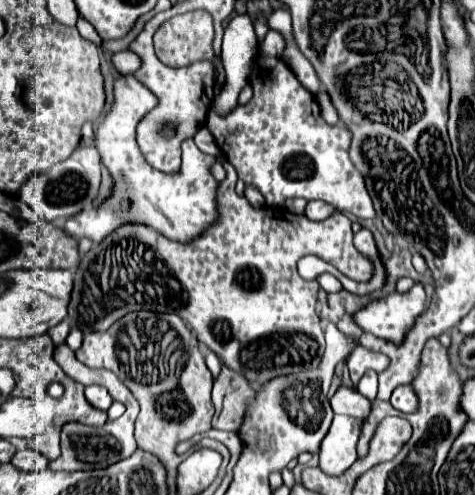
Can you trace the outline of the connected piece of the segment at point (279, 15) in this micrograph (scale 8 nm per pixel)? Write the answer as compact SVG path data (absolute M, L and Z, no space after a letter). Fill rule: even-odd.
M276 9L272 15L270 15L270 19L268 19L268 27L270 29L276 29L276 31L280 31L280 33L284 33L284 35L290 35L292 33L292 21L290 21L290 13L286 11L286 9Z

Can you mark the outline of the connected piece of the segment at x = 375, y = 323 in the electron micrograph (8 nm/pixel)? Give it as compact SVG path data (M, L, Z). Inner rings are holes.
M416 283L408 293L394 293L380 301L372 301L354 315L362 331L380 335L382 339L398 345L404 341L416 319L422 315L426 291Z

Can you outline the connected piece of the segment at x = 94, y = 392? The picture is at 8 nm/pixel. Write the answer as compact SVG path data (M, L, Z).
M88 385L86 387L86 399L90 401L90 405L94 405L96 409L102 409L102 411L106 411L114 401L112 395L108 393L108 389L102 385Z

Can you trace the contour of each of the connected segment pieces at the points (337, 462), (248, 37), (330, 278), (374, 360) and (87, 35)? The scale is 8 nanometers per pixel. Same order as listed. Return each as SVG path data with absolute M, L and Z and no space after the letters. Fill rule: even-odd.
M336 415L328 435L320 445L320 469L328 475L344 473L356 459L356 443L360 437L362 419Z
M248 13L230 19L224 41L222 41L222 63L226 69L226 85L222 93L214 99L216 111L220 115L228 113L238 103L238 95L244 85L248 85L248 73L252 73L252 63L258 55L258 39Z
M324 273L324 275L320 275L316 281L320 283L320 287L322 287L326 293L338 293L338 291L342 291L342 287L340 287L340 281L338 281L334 275L330 275L330 273Z
M356 347L354 353L346 361L350 369L350 378L352 383L357 386L365 371L374 369L374 371L384 371L388 367L388 357L382 353L374 353L366 347Z
M81 14L78 15L76 26L79 33L85 39L92 41L97 45L102 43L102 39L100 38L94 27L87 20L85 20Z

